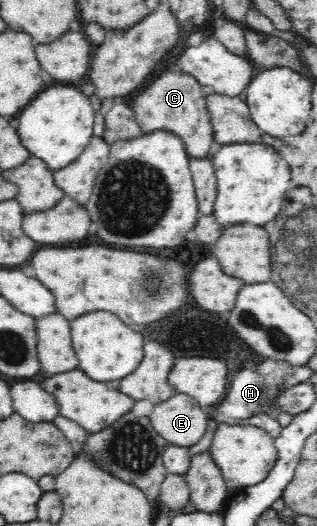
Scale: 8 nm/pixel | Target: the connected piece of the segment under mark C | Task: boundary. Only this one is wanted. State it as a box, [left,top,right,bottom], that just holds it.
[131,69,214,159]

